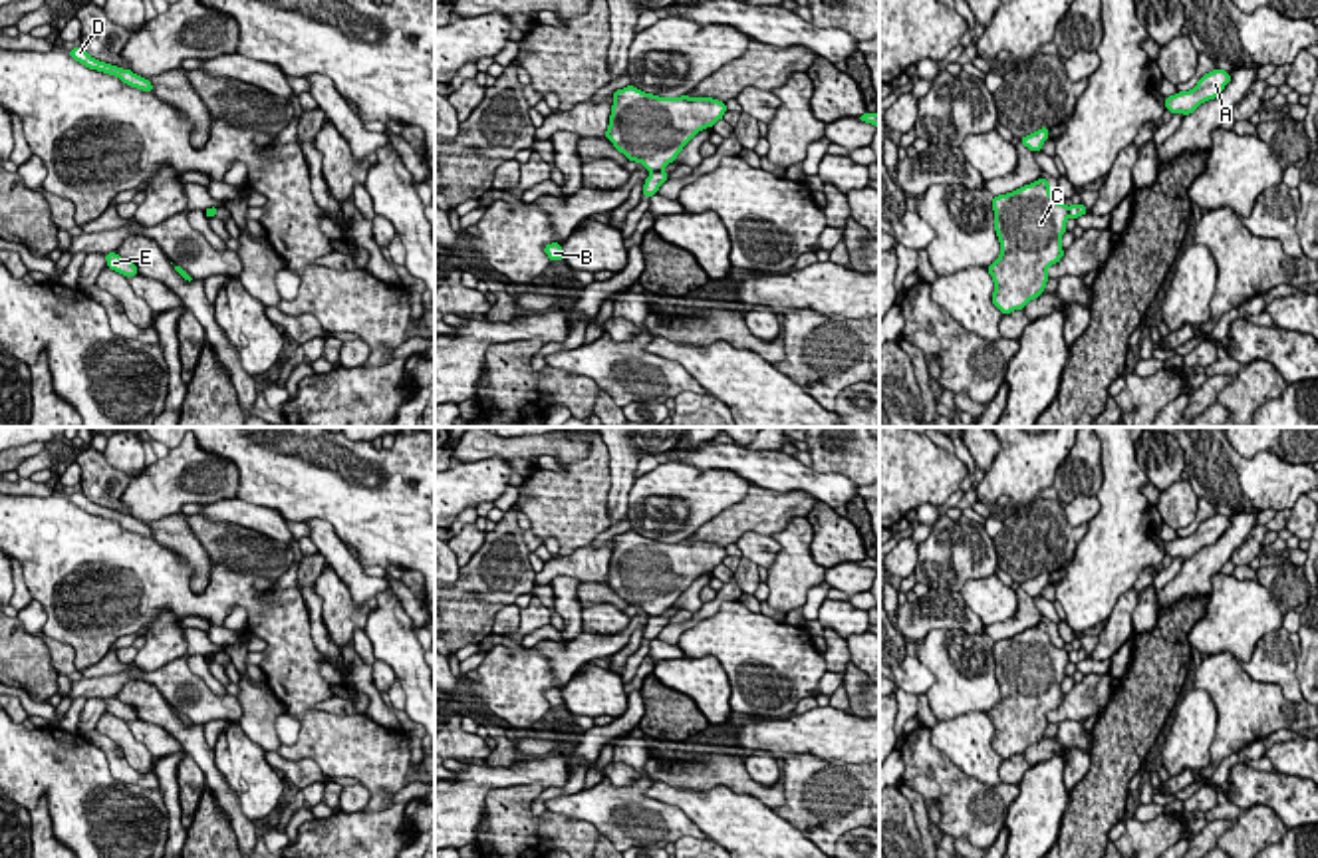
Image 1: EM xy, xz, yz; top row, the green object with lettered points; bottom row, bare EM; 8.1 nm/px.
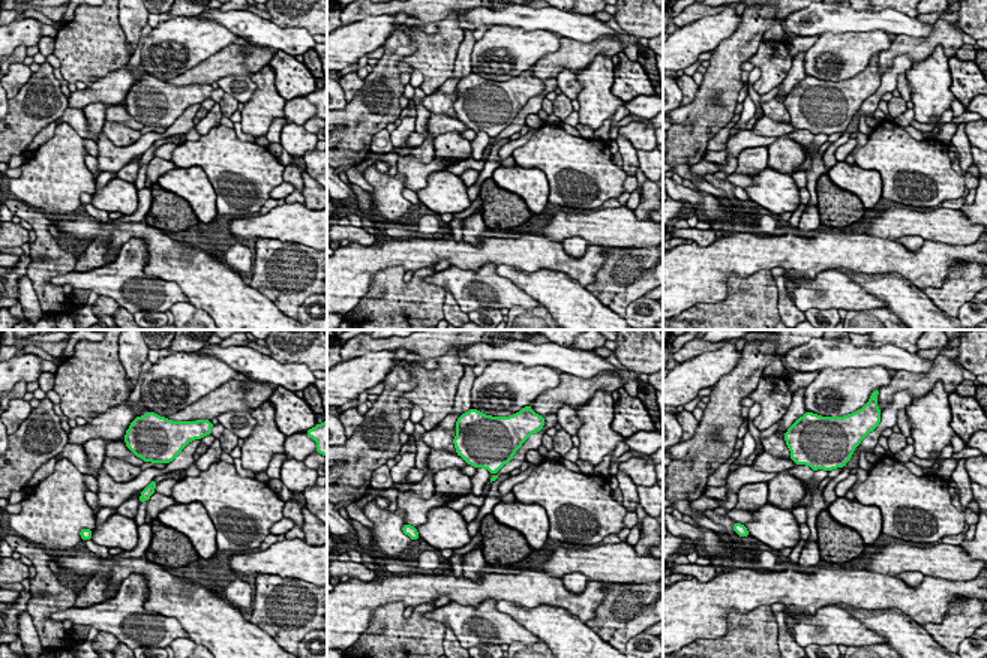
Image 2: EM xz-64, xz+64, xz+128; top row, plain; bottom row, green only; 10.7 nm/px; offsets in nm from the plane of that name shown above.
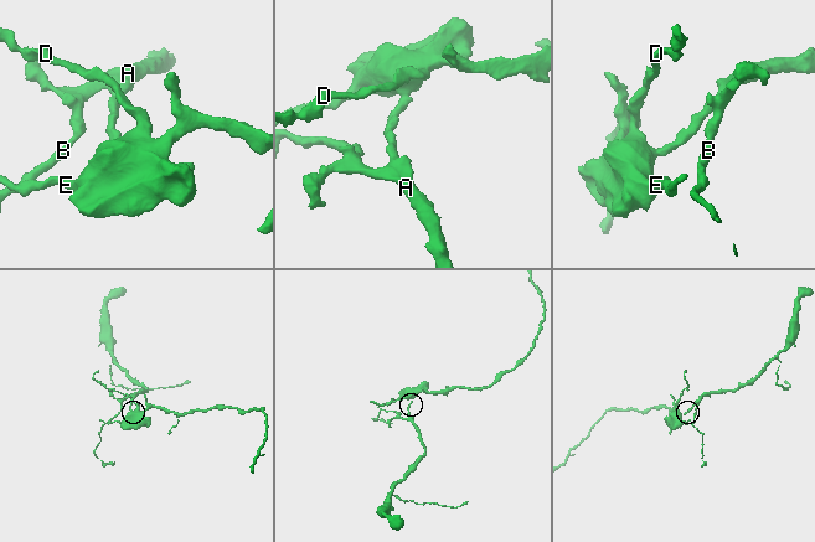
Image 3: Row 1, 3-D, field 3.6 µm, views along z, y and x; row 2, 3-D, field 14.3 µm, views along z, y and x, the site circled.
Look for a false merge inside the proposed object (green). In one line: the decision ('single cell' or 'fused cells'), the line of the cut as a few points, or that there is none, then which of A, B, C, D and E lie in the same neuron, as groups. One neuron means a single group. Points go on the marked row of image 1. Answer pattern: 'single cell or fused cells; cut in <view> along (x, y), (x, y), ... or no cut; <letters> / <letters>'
fused cells; cut in xz along (661, 169), (652, 173); A B / C D E

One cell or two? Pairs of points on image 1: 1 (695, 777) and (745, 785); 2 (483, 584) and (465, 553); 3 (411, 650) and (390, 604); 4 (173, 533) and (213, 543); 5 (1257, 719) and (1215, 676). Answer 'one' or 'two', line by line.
1: one
2: two
3: one
4: two
5: one

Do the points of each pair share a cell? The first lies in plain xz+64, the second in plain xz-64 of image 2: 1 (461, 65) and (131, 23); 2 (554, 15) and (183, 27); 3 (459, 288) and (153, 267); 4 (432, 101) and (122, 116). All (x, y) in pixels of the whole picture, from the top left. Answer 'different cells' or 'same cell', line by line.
1: same cell
2: different cells
3: different cells
4: different cells

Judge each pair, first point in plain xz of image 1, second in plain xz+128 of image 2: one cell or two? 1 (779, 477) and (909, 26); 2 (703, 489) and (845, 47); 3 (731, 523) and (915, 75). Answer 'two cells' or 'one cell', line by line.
1: one cell
2: one cell
3: two cells

